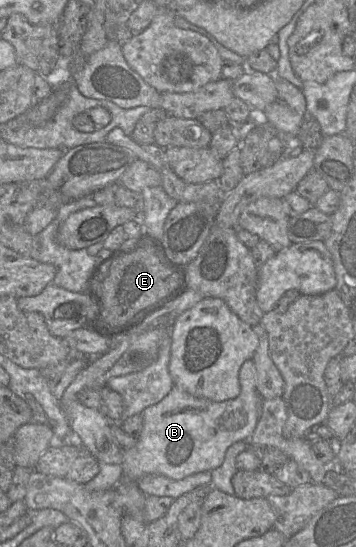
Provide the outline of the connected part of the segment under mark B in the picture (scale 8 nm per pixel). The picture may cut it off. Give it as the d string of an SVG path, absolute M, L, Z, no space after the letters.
M246 360L239 371L240 394L226 401L215 402L197 398L174 385L171 391L157 404L144 409L143 429L134 447L124 450L122 480L114 488L115 506L123 513L141 517L146 495L139 489L137 481L146 475L163 475L173 480L180 480L189 475L212 471L222 465L227 449L235 442L248 441L259 419L259 408L263 401L256 389L256 369L253 361Z

